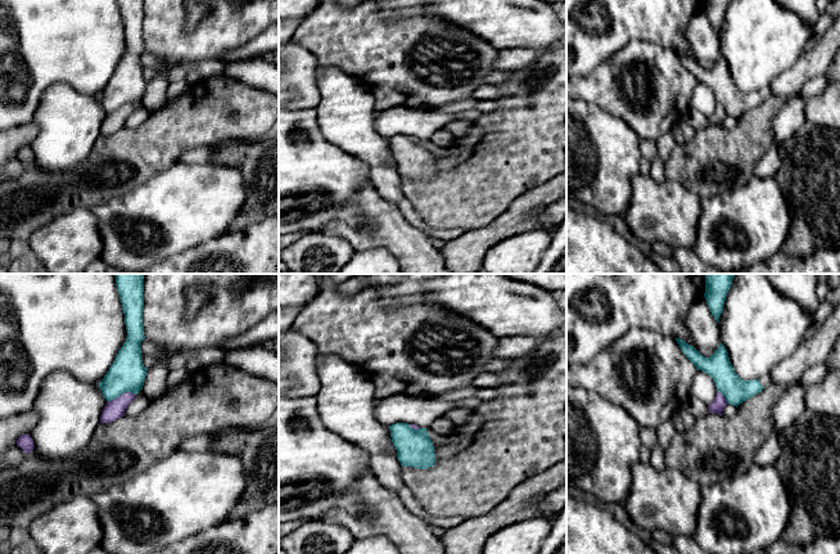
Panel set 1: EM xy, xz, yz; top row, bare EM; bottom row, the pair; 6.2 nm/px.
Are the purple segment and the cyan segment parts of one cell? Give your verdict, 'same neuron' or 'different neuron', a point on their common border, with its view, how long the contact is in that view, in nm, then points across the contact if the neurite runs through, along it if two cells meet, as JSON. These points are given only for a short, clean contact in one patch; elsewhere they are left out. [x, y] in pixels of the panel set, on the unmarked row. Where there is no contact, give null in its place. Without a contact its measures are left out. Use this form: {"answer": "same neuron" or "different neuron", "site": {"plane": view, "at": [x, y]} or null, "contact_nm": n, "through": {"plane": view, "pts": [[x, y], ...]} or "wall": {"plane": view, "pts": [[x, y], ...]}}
{"answer": "different neuron", "site": {"plane": "xy", "at": [121, 107]}, "contact_nm": 190, "wall": {"plane": "xy", "pts": [[134, 106], [125, 104], [107, 115]]}}

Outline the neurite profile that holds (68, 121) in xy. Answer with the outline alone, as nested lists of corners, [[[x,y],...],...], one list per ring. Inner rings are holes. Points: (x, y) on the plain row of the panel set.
[[[66,84],[50,86],[44,93],[33,117],[39,134],[28,145],[35,157],[32,166],[59,174],[85,162],[100,136],[100,127],[105,116],[107,112],[99,96],[82,94]]]

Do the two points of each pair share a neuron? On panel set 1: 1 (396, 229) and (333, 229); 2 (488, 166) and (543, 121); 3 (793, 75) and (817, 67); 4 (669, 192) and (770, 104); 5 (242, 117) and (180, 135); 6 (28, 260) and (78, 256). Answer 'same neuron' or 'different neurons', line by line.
1: same neuron
2: same neuron
3: same neuron
4: different neurons
5: same neuron
6: different neurons

